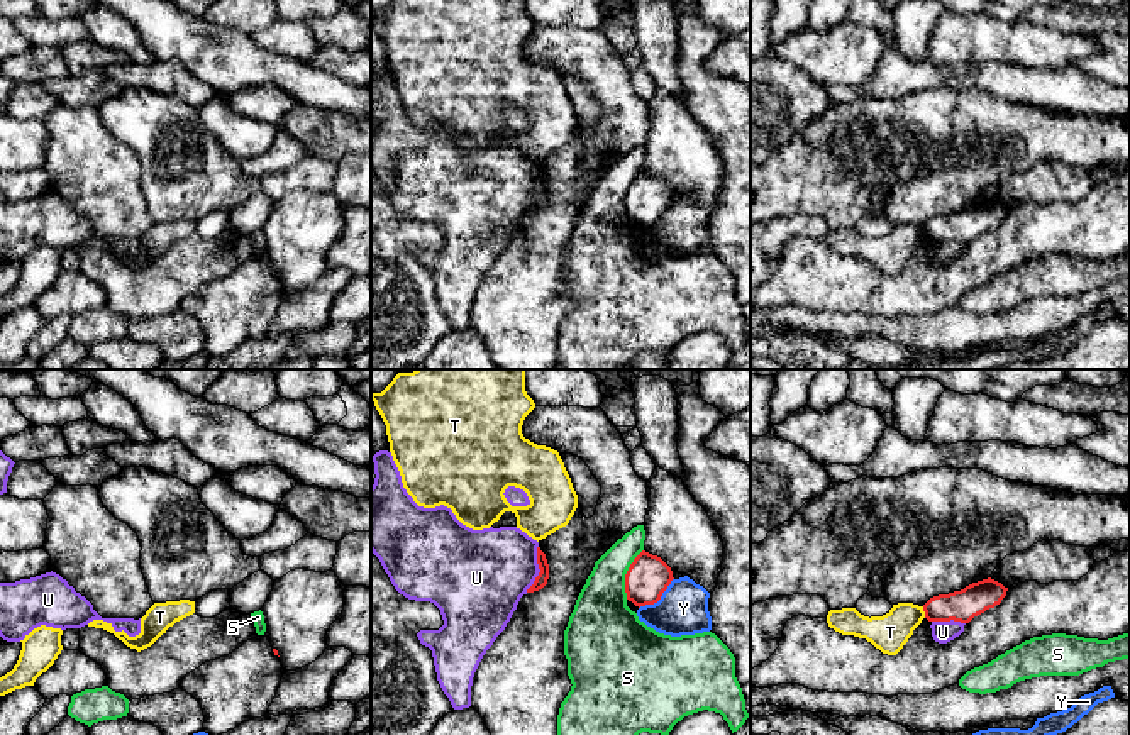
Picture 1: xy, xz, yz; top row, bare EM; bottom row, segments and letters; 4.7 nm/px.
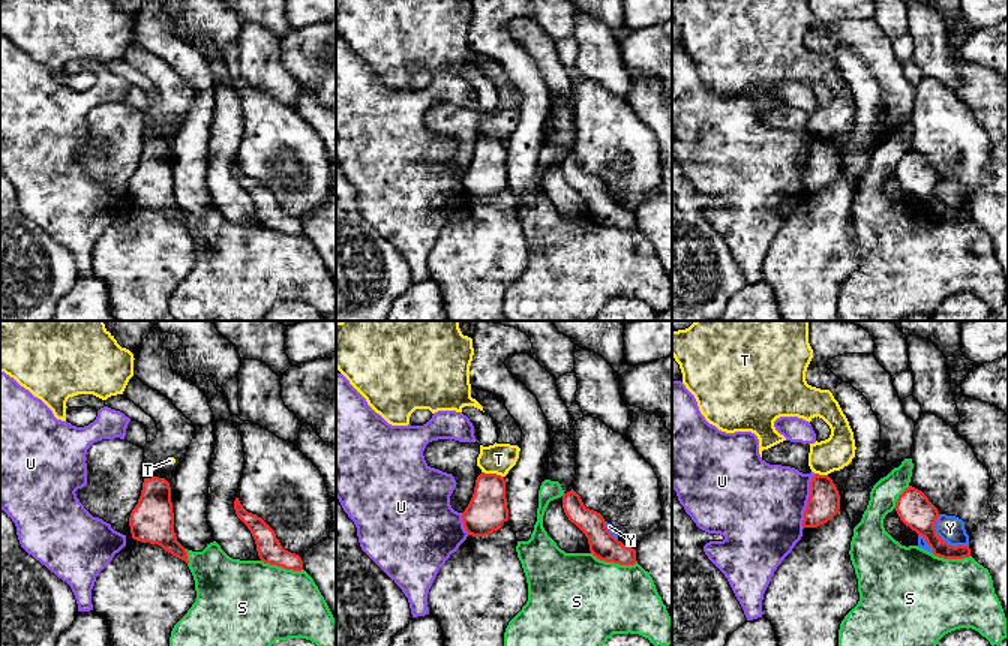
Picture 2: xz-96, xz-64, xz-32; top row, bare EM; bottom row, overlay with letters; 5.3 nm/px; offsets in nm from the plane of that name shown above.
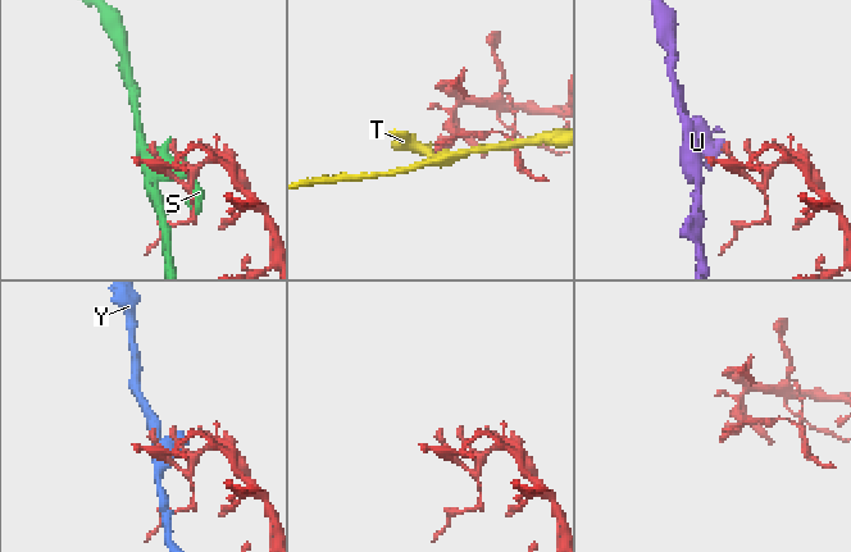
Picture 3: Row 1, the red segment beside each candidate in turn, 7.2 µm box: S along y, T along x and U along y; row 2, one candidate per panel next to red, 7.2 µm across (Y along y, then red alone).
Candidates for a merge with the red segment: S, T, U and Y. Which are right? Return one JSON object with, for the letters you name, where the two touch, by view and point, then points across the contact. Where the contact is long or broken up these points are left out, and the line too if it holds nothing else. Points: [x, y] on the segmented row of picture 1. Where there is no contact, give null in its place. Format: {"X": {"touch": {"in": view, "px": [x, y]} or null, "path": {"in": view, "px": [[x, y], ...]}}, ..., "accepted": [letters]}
{"accepted": []}

